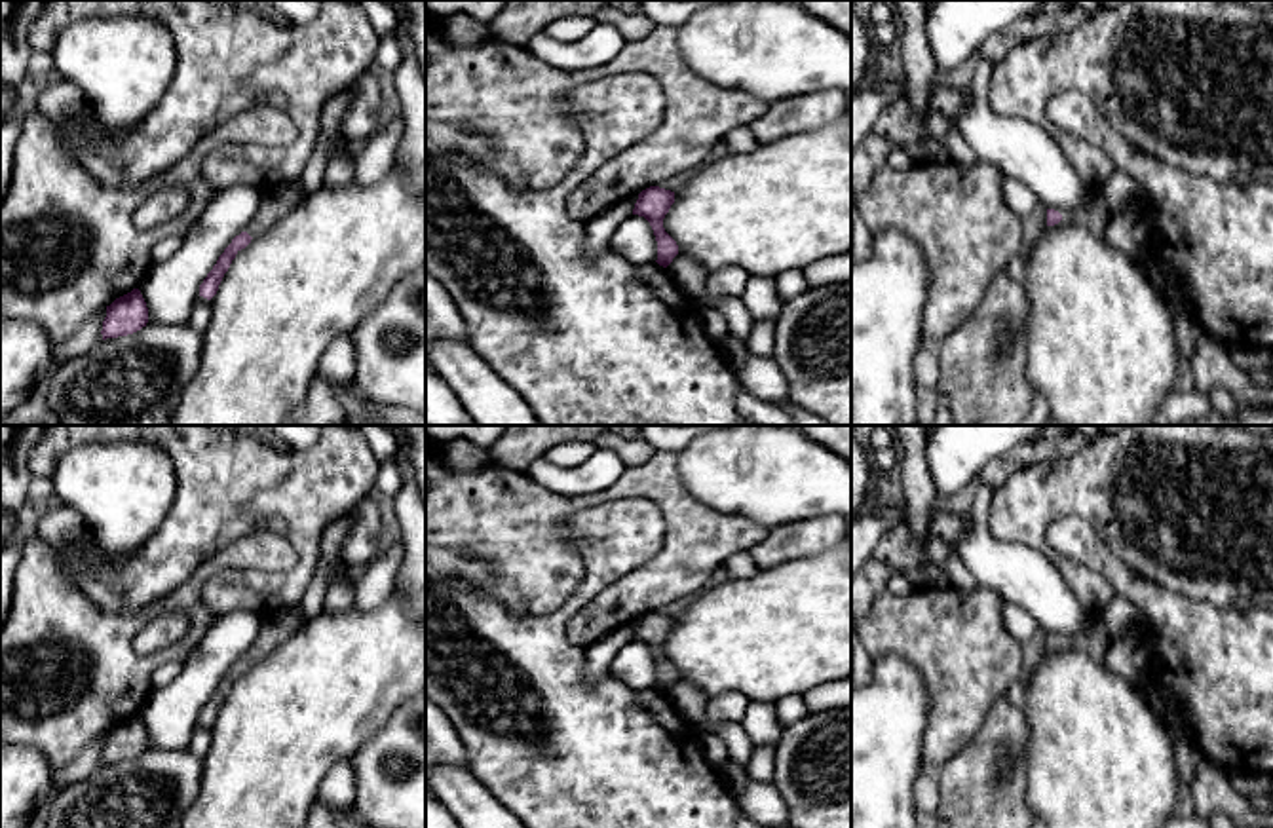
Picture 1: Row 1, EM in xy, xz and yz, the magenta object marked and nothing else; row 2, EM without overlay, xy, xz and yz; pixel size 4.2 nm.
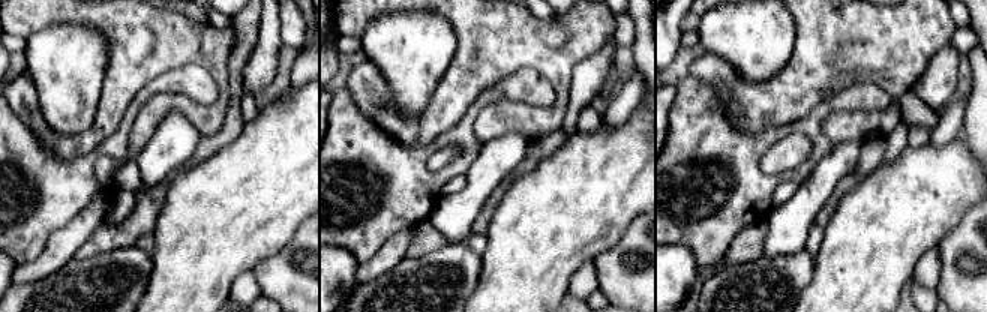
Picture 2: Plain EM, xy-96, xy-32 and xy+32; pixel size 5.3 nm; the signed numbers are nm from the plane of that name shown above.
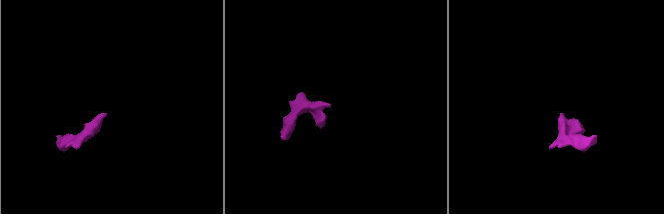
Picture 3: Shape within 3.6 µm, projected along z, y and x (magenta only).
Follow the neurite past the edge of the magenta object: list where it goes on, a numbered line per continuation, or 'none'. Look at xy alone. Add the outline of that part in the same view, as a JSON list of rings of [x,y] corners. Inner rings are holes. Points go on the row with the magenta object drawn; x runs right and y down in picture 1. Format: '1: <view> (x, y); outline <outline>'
1: xy (278, 200); outline [[[277,182],[262,188],[262,199],[256,215],[245,228],[251,237],[268,232],[283,215],[300,203],[300,184]]]

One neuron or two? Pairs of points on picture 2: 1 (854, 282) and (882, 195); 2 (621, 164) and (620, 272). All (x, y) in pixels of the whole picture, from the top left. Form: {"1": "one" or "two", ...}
{"1": "one", "2": "two"}

